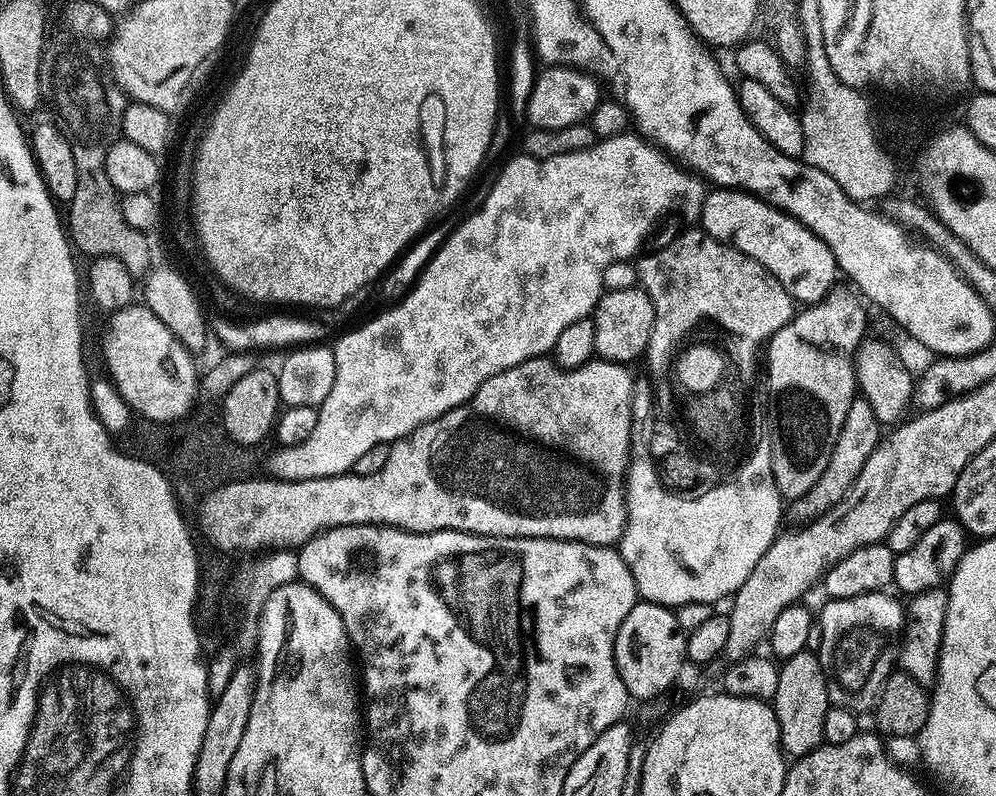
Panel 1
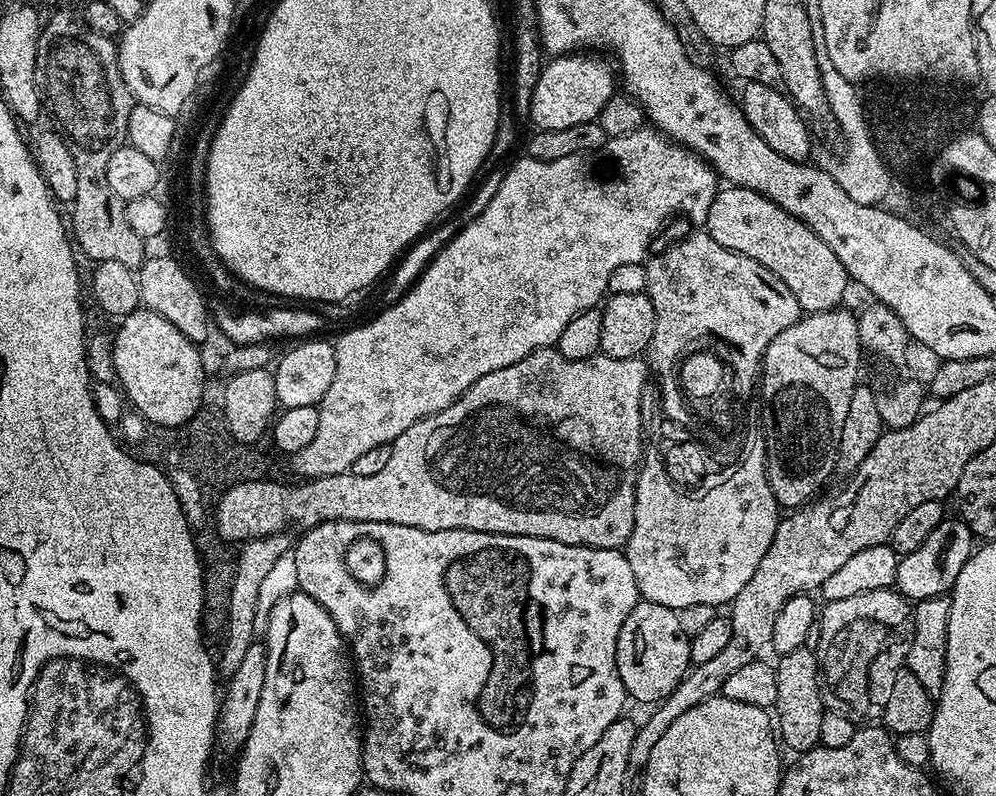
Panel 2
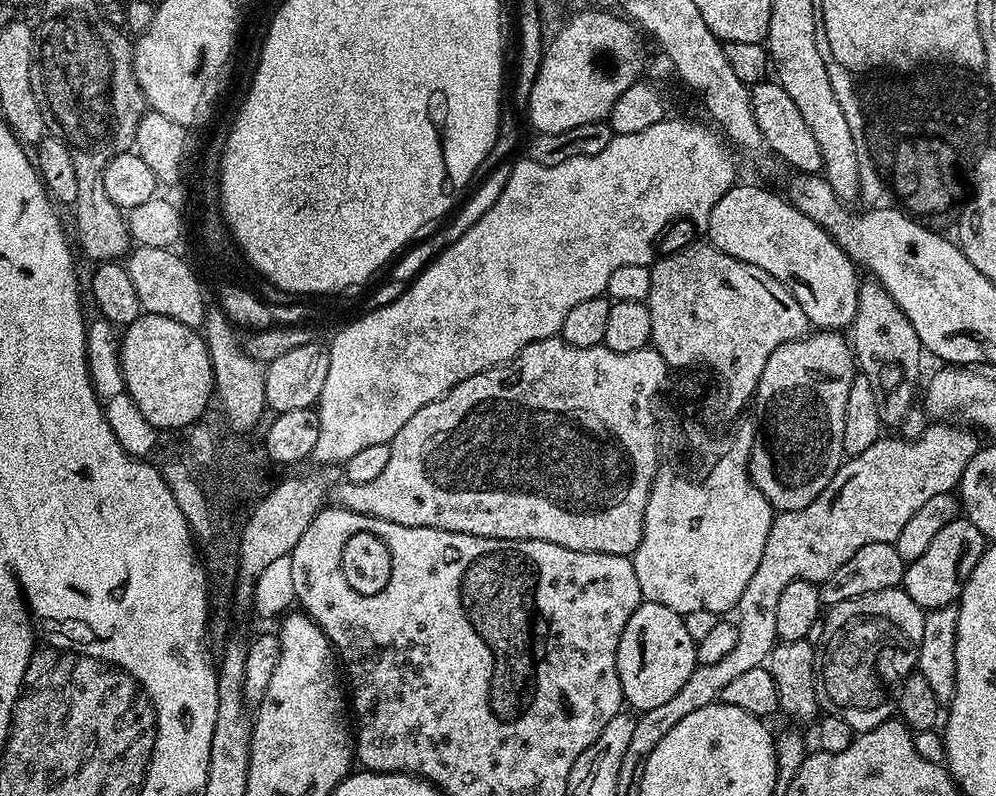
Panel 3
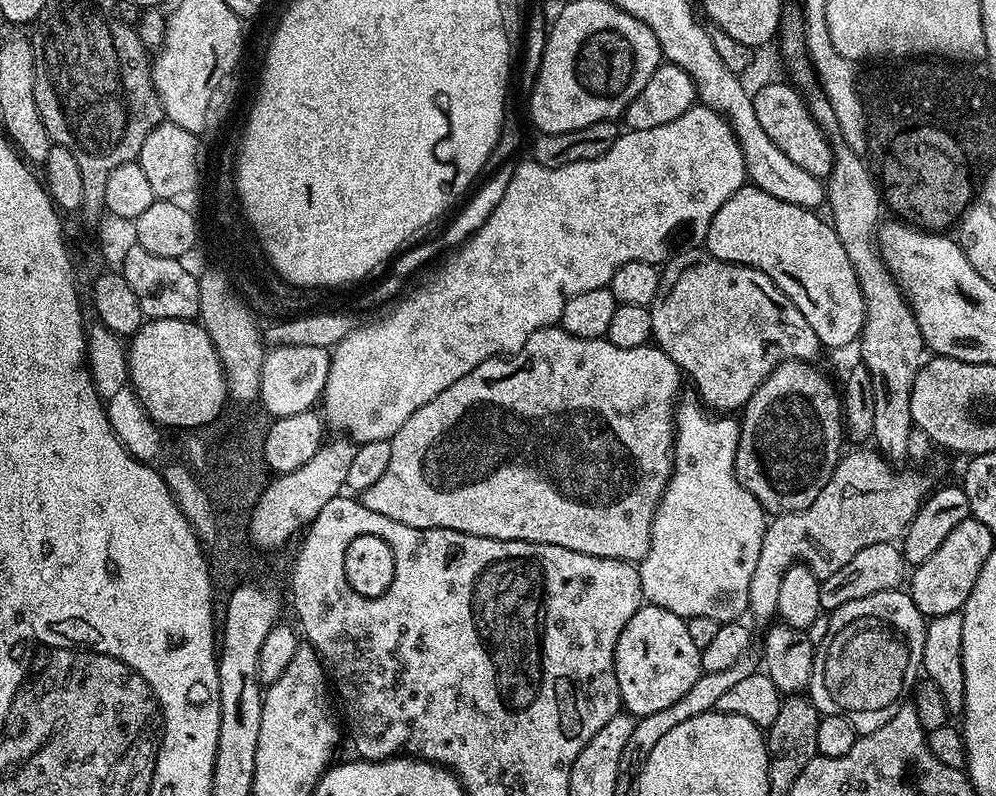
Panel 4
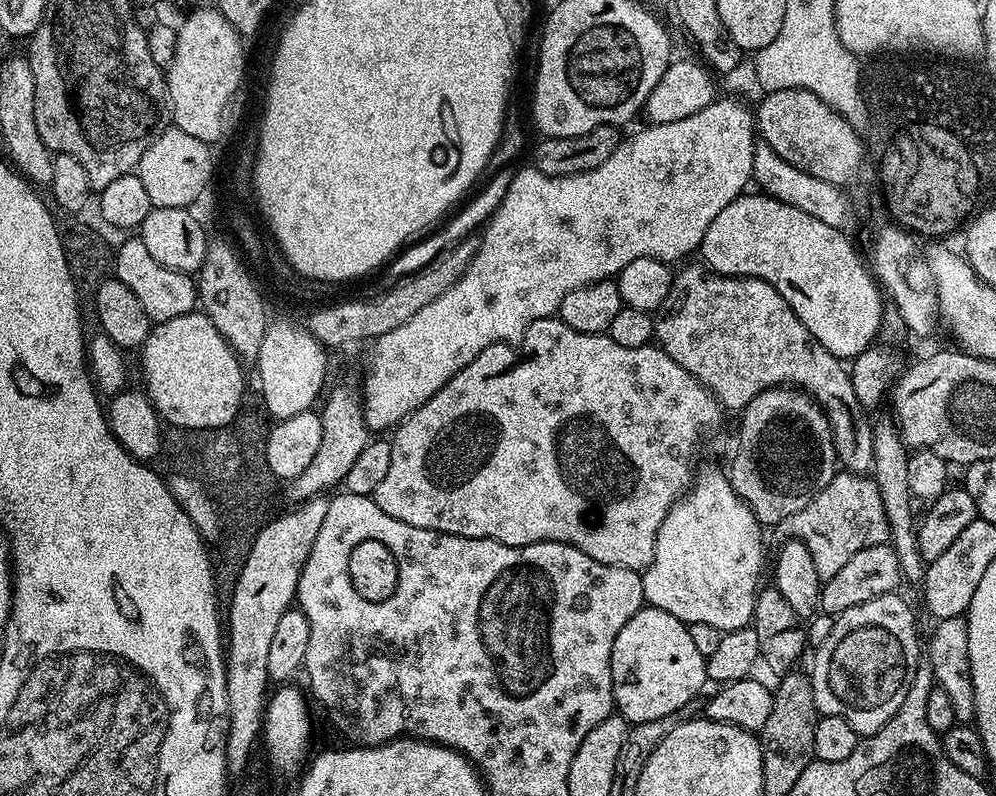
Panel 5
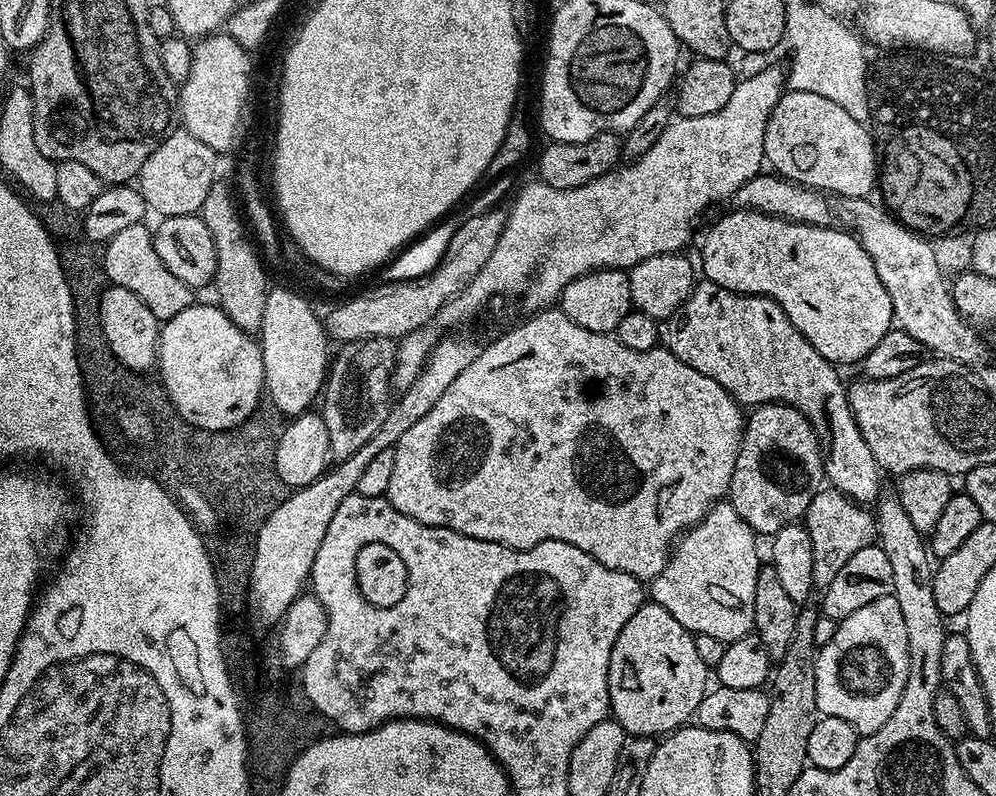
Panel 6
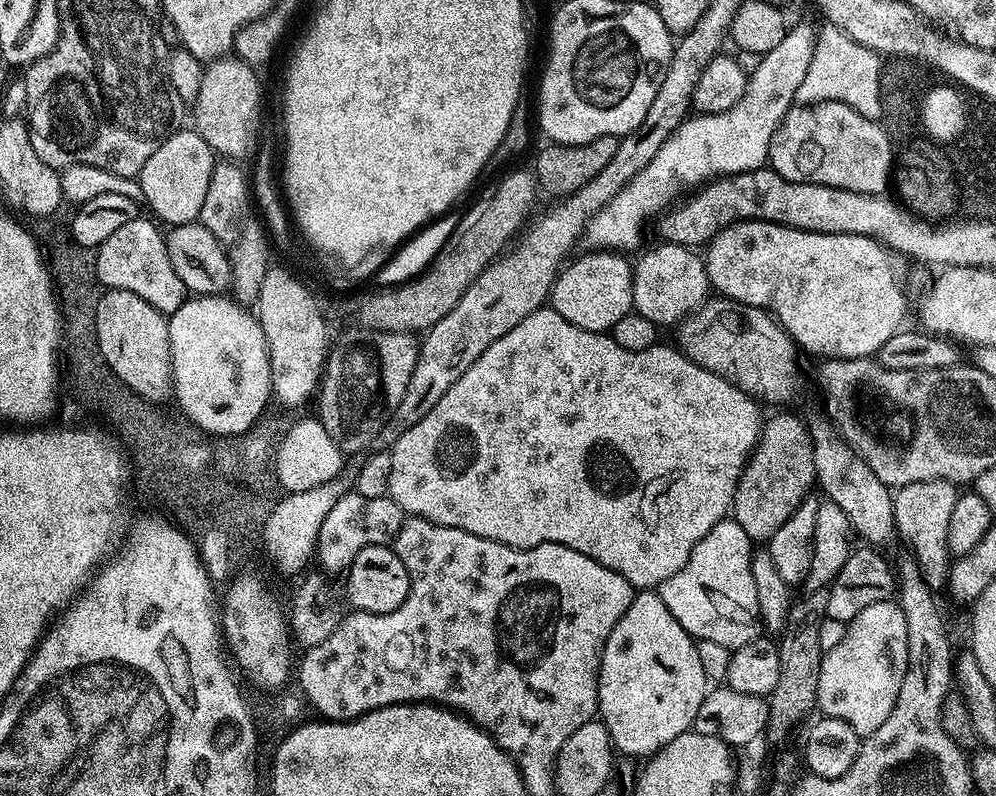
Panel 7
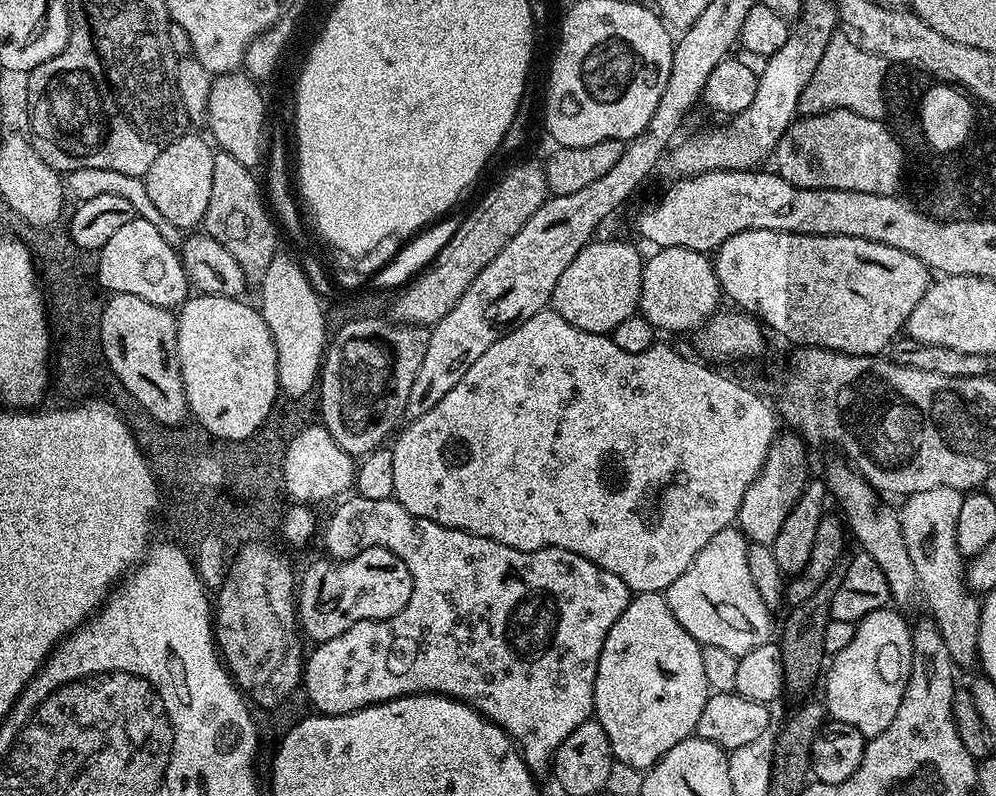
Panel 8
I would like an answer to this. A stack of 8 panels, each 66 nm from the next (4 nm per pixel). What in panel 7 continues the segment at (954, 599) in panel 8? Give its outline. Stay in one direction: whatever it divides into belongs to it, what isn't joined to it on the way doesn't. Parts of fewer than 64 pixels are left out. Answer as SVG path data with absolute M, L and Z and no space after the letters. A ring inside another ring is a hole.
M923 480L910 482L895 489L892 509L896 519L896 532L904 535L912 546L915 560L924 571L926 582L933 590L945 587L950 567L950 557L946 546L946 526L950 526L950 513L958 495L957 485L950 480Z

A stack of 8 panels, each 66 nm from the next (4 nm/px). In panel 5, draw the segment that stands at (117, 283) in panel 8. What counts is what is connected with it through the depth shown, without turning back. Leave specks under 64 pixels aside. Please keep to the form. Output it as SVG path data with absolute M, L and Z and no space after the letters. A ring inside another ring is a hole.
M138 238L128 240L114 252L114 276L122 281L130 290L134 290L134 298L142 302L142 310L146 310L149 321L153 325L170 322L170 318L182 318L186 314L197 311L198 284L187 272L170 270L157 262L146 251L146 242Z

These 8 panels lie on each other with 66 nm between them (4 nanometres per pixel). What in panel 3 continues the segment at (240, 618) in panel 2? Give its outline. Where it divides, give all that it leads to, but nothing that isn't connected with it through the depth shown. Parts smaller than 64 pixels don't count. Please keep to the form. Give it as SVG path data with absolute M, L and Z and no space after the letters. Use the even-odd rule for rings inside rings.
M316 471L320 472L312 472L309 476L292 476L289 480L274 485L268 493L265 491L259 497L261 500L256 513L243 521L238 532L240 571L235 577L238 603L248 605L253 603L256 580L262 574L262 570L266 570L266 566L270 566L270 562L275 562L278 558L291 556L294 546L298 546L298 538L302 538L302 533L306 531L306 526L310 526L310 522L320 513L322 507L320 499L327 492L329 495L334 480L324 473L327 471Z

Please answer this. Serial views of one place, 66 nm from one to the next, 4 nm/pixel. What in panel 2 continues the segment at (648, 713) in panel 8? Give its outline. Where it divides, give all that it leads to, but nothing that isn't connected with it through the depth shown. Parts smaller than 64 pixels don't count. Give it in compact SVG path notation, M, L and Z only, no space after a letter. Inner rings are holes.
M641 599L630 610L630 618L622 622L622 634L618 634L616 665L624 683L624 691L640 704L655 706L680 685L688 675L691 639L678 626L677 609L667 608L658 602Z

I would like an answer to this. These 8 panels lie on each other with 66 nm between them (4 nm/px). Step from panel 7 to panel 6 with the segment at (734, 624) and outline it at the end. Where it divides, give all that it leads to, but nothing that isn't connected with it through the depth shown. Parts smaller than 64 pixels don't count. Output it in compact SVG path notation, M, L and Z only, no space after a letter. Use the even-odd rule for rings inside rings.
M727 502L712 505L712 509L677 539L662 574L650 581L650 596L666 611L674 614L687 632L711 634L714 638L731 642L749 635L755 629L754 586L762 567L760 552L756 549L757 533Z

